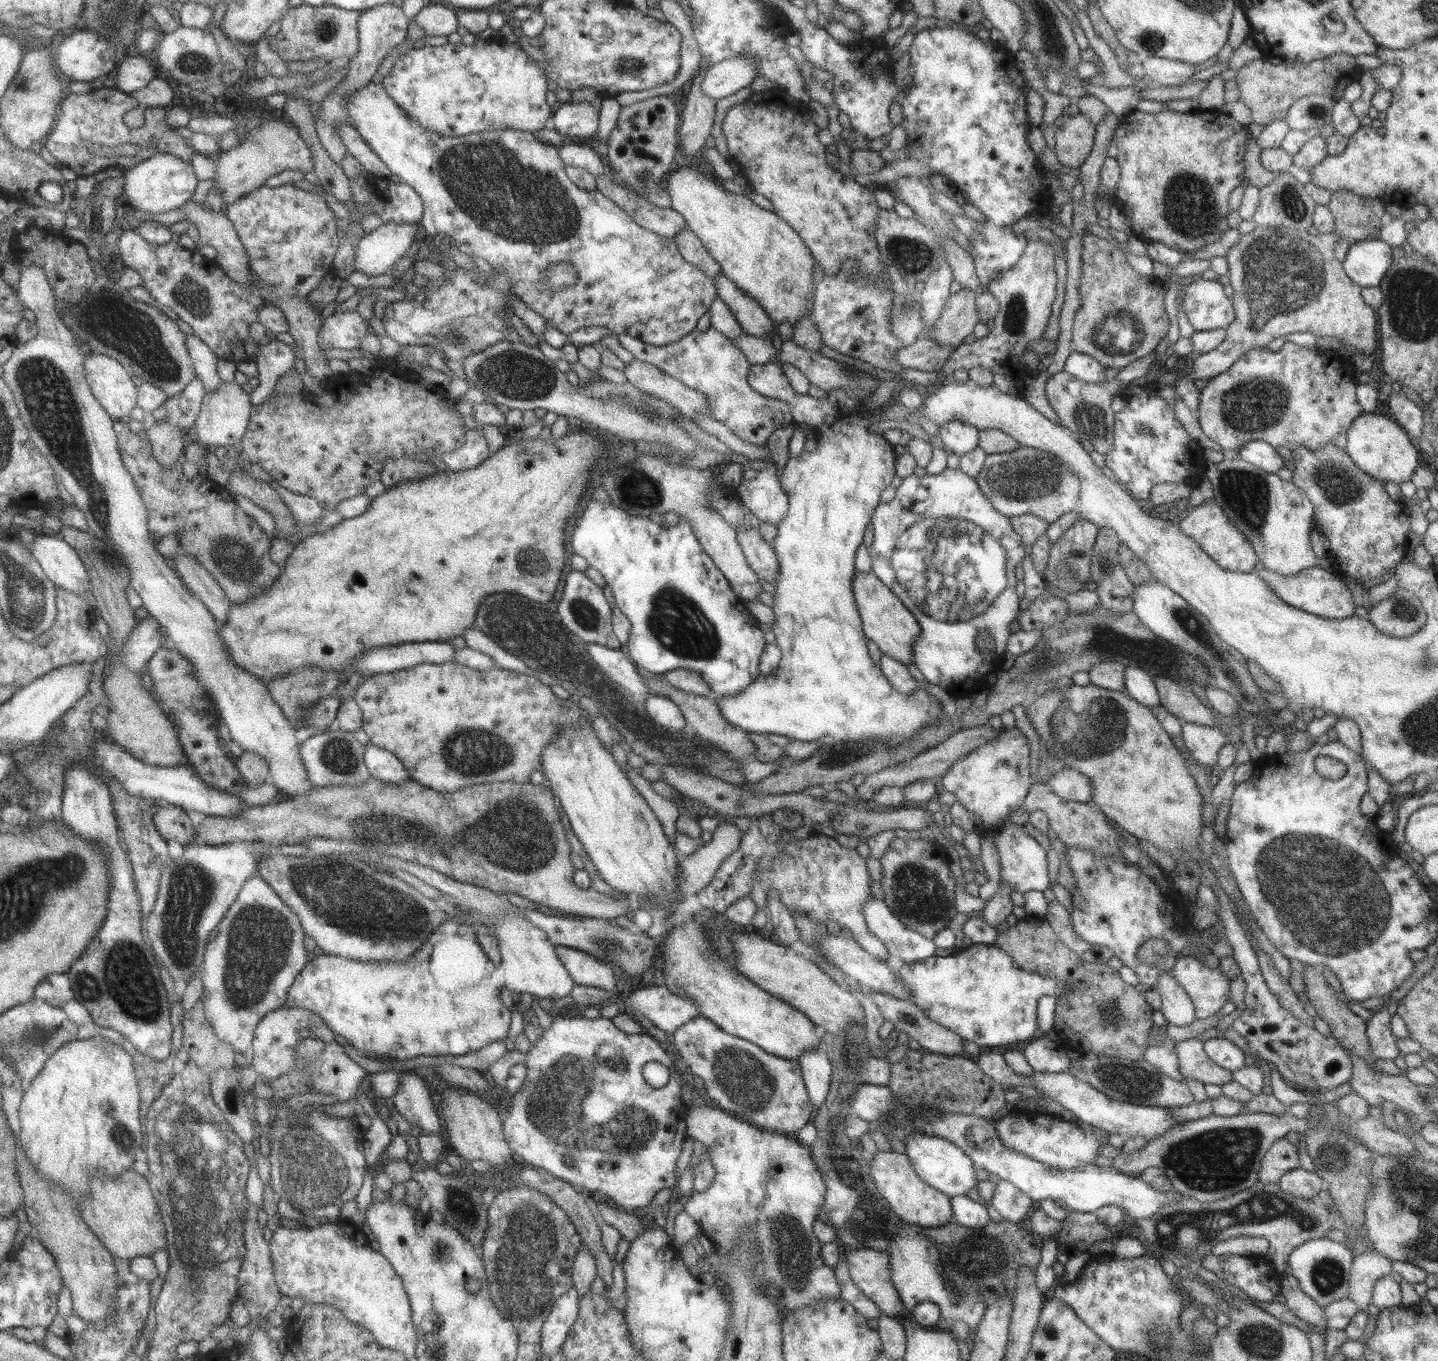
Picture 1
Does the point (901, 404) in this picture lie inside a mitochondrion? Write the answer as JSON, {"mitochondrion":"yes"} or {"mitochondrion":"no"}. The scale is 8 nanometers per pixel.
{"mitochondrion":"no"}

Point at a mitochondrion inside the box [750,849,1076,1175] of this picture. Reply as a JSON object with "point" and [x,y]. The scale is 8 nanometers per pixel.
{"point":[919,896]}

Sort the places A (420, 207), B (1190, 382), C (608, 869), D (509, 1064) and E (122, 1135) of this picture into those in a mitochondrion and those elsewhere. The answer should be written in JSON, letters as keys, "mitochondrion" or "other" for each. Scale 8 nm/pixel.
{"A":"other","B":"other","C":"other","D":"other","E":"mitochondrion"}

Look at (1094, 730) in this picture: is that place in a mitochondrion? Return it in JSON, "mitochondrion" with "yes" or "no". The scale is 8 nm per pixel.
{"mitochondrion":"yes"}

